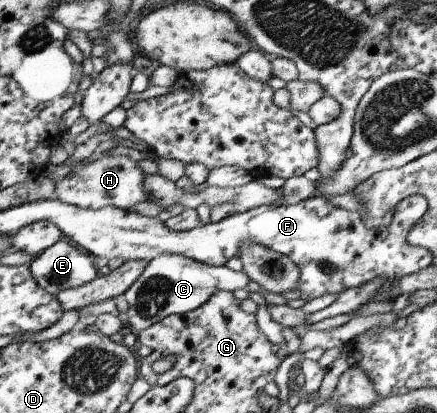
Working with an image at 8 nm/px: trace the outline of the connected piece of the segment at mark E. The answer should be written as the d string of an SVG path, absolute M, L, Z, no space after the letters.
M63 237L58 239L52 246L46 248L46 250L43 250L39 255L36 255L28 263L28 266L33 281L52 296L56 296L61 290L73 289L89 283L98 274L97 267L93 266L88 255L82 254L76 248L76 245Z

